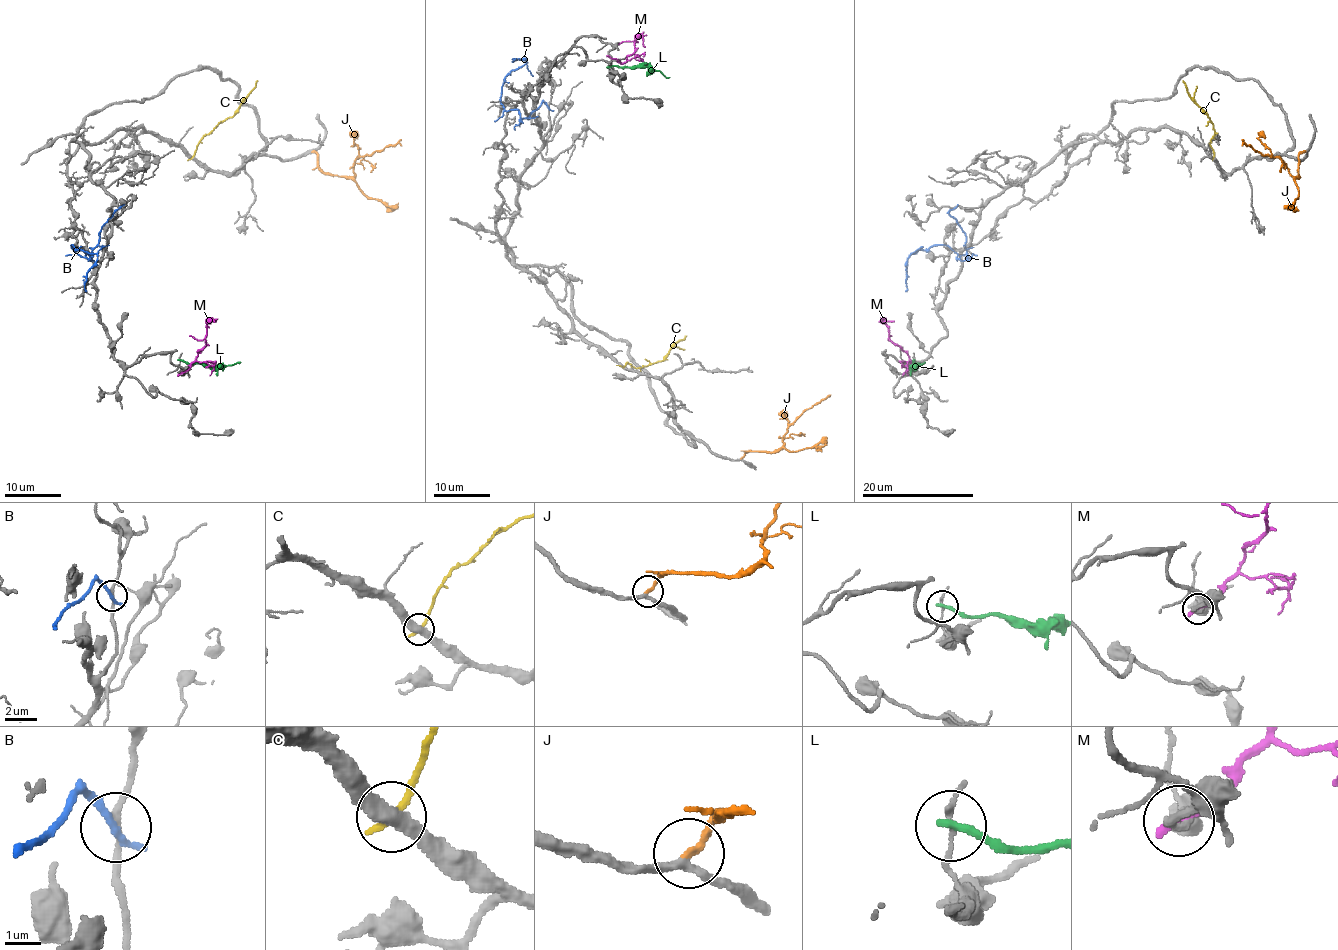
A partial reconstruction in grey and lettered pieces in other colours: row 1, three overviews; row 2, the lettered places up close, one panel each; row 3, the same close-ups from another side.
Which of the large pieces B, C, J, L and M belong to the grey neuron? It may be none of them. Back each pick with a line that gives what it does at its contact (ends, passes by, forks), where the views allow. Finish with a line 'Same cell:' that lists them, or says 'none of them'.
J: it ends
Same cell: J

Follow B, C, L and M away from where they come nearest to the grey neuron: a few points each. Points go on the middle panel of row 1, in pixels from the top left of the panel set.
B: (548, 108), (544, 102), (528, 119), (521, 119), (516, 109), (506, 110), (502, 85), (525, 64), (516, 59)
C: (621, 365), (626, 363), (636, 368), (661, 361), (687, 336)
L: (608, 67), (652, 67), (670, 77)
M: (610, 57), (624, 63), (635, 49), (638, 38), (645, 47)

